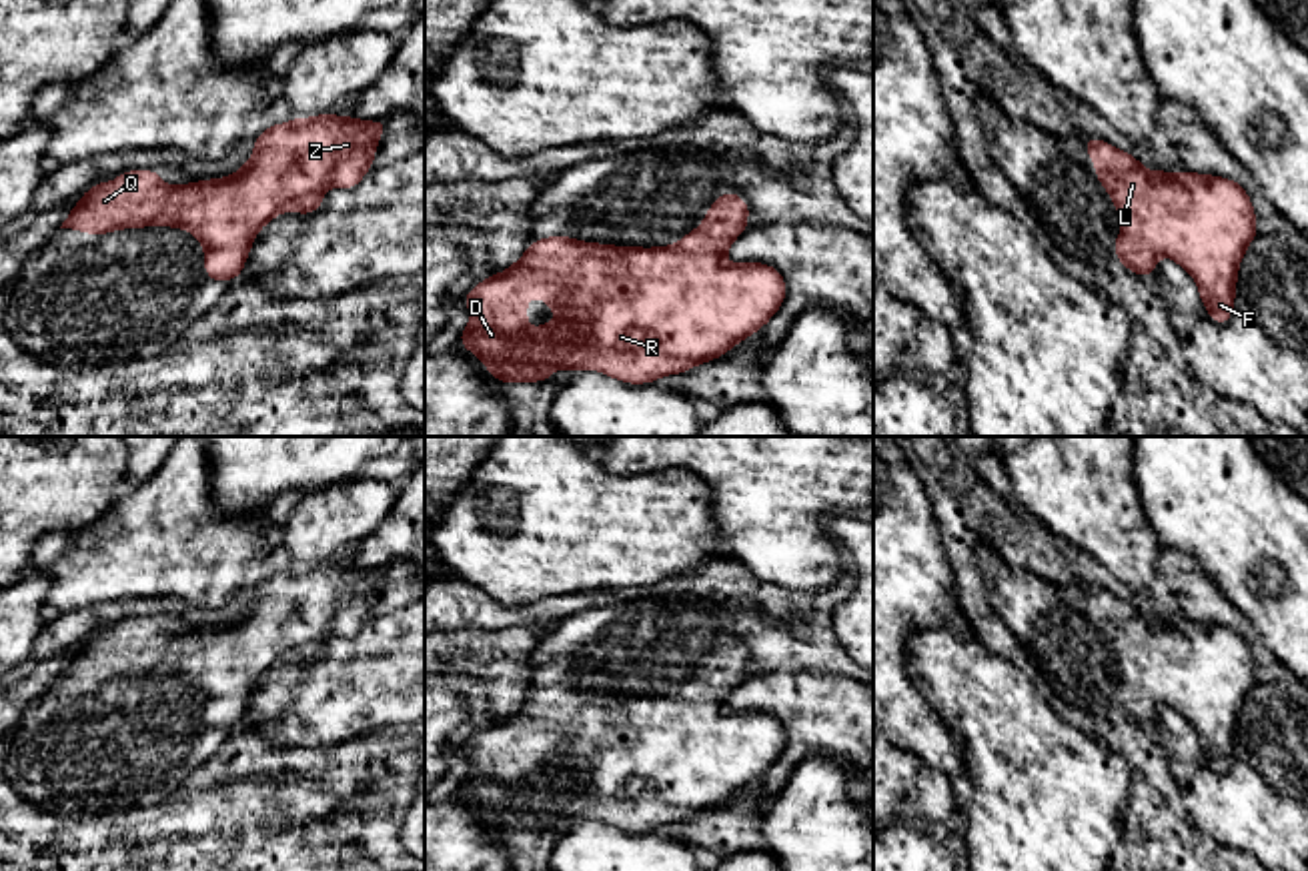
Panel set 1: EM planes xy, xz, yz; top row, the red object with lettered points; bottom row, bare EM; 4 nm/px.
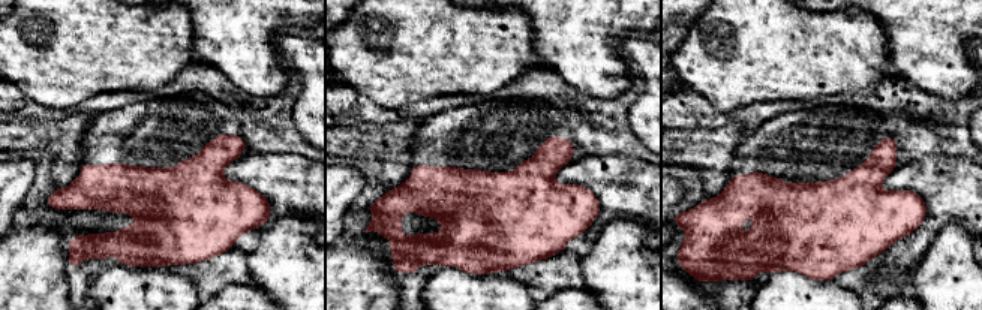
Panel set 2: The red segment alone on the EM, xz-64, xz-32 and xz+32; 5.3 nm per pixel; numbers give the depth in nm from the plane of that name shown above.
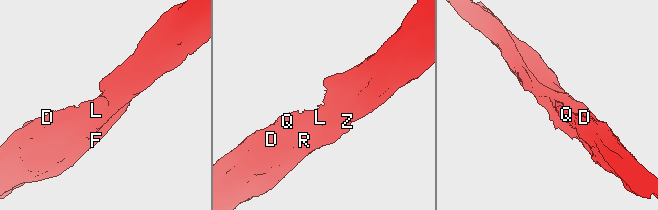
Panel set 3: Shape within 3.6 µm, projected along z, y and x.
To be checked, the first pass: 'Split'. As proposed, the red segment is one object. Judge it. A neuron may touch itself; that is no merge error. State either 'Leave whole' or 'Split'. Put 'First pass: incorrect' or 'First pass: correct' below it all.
Leave whole
First pass: incorrect

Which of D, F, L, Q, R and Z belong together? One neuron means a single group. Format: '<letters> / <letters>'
D F L Q R Z

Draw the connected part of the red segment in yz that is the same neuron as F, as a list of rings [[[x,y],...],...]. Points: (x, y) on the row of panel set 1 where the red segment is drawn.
[[[1084,138],[1084,146],[1122,214],[1118,260],[1152,278],[1158,258],[1168,254],[1198,282],[1212,320],[1228,322],[1238,264],[1258,234],[1248,192],[1222,176],[1148,172],[1106,140]]]

